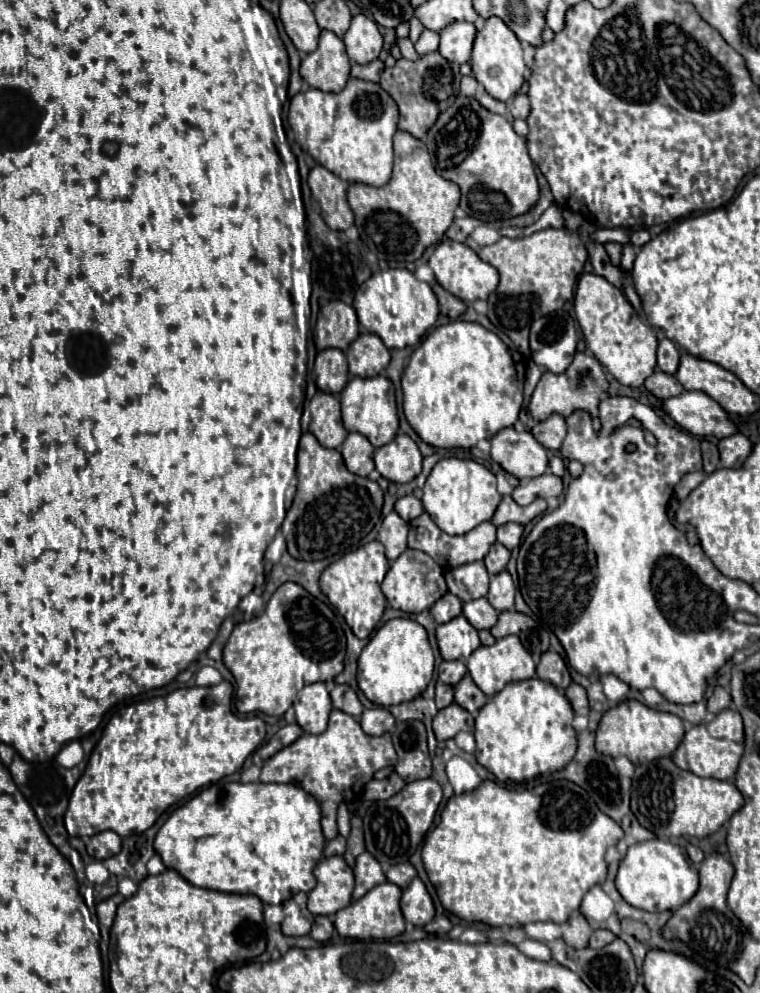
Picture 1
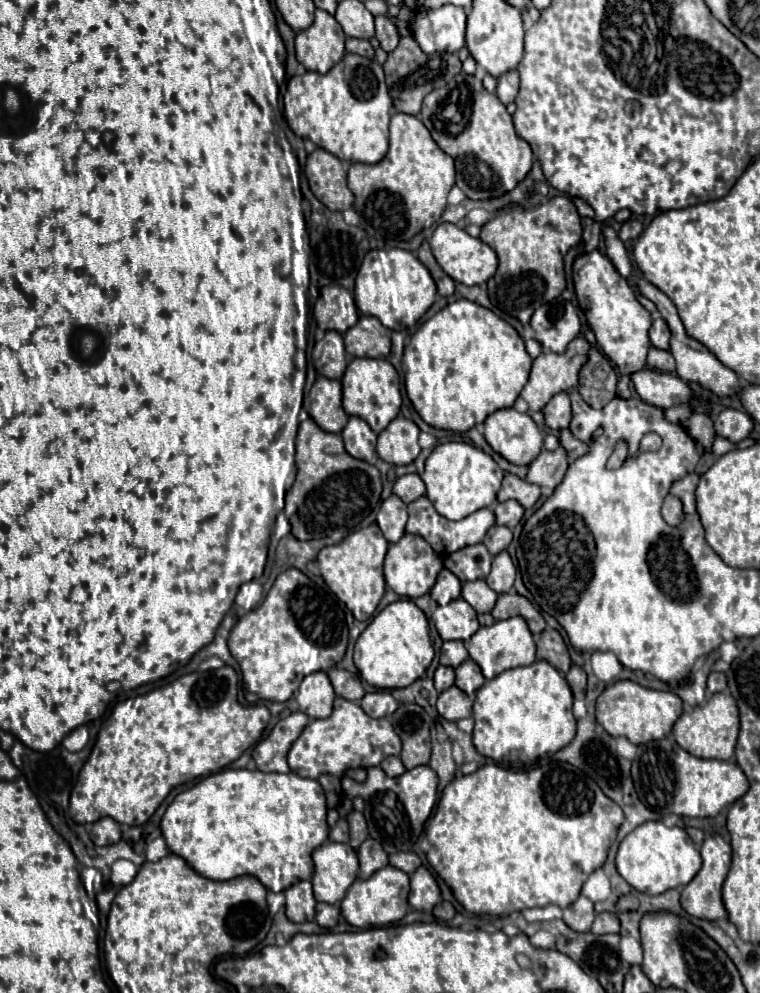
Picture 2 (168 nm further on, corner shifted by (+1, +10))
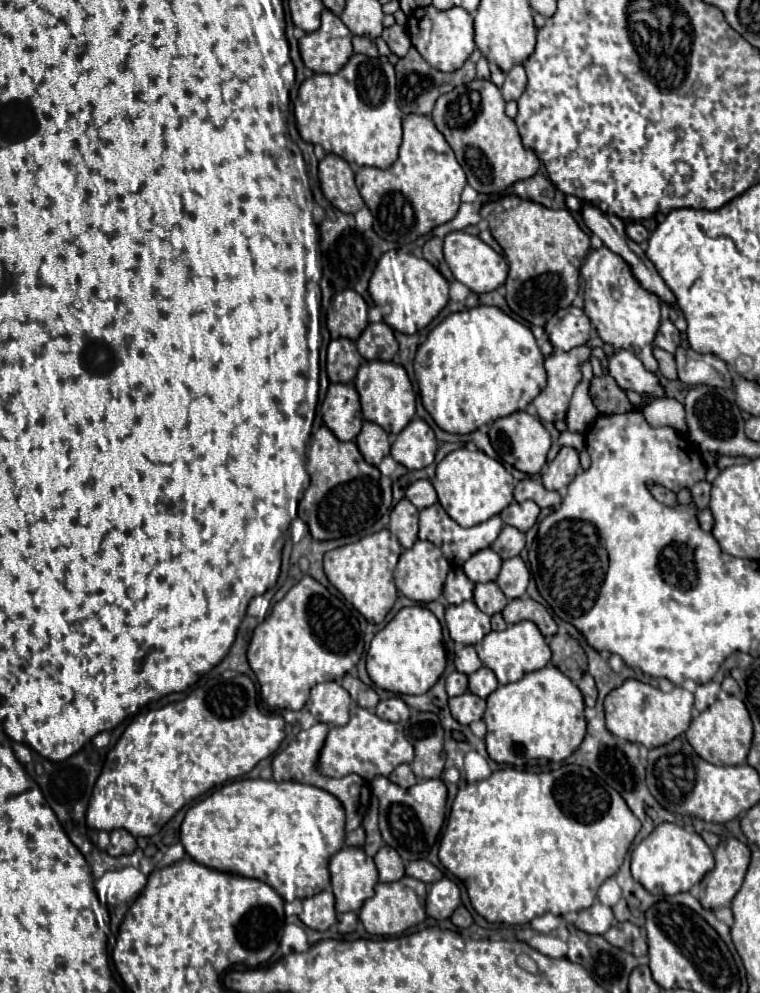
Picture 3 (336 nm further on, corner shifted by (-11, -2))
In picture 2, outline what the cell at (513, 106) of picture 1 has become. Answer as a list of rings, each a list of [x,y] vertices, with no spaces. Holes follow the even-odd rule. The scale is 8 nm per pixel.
[[[508,70],[508,72],[504,72],[504,76],[498,76],[496,94],[502,104],[514,102],[516,94],[518,94],[518,84],[520,84],[520,78],[518,78],[516,70]]]

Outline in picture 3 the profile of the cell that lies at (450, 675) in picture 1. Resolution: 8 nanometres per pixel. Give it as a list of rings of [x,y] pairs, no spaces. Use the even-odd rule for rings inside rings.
[[[464,646],[456,652],[456,658],[454,658],[454,664],[456,664],[456,670],[462,672],[462,674],[472,674],[476,672],[478,668],[482,668],[482,662],[474,650],[474,646]]]

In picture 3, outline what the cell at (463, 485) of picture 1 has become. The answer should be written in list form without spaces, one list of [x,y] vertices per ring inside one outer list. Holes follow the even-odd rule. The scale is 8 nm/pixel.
[[[458,448],[450,452],[436,468],[434,476],[434,488],[438,492],[438,502],[440,506],[448,512],[448,516],[458,522],[464,528],[482,524],[490,520],[492,516],[500,514],[514,498],[514,476],[494,458],[488,458],[480,450],[468,450],[468,448]]]

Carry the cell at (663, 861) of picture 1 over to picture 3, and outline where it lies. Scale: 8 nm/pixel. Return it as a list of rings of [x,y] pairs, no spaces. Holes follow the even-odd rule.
[[[664,822],[634,848],[630,868],[632,878],[650,894],[674,896],[680,892],[688,892],[694,884],[698,884],[714,868],[714,856],[700,834],[686,832],[682,826]]]

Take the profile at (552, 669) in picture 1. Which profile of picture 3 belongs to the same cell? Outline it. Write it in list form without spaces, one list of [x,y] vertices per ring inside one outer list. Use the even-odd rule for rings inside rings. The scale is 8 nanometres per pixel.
[[[556,634],[550,640],[552,650],[552,664],[564,672],[572,682],[578,682],[586,672],[586,654],[582,646],[568,634]]]

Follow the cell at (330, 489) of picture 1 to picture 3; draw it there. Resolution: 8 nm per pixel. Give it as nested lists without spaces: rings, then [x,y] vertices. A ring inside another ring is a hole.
[[[326,426],[310,438],[306,470],[312,482],[300,500],[298,516],[308,524],[314,540],[358,536],[392,508],[392,480],[380,474],[376,466],[366,464],[354,442],[336,440]]]

